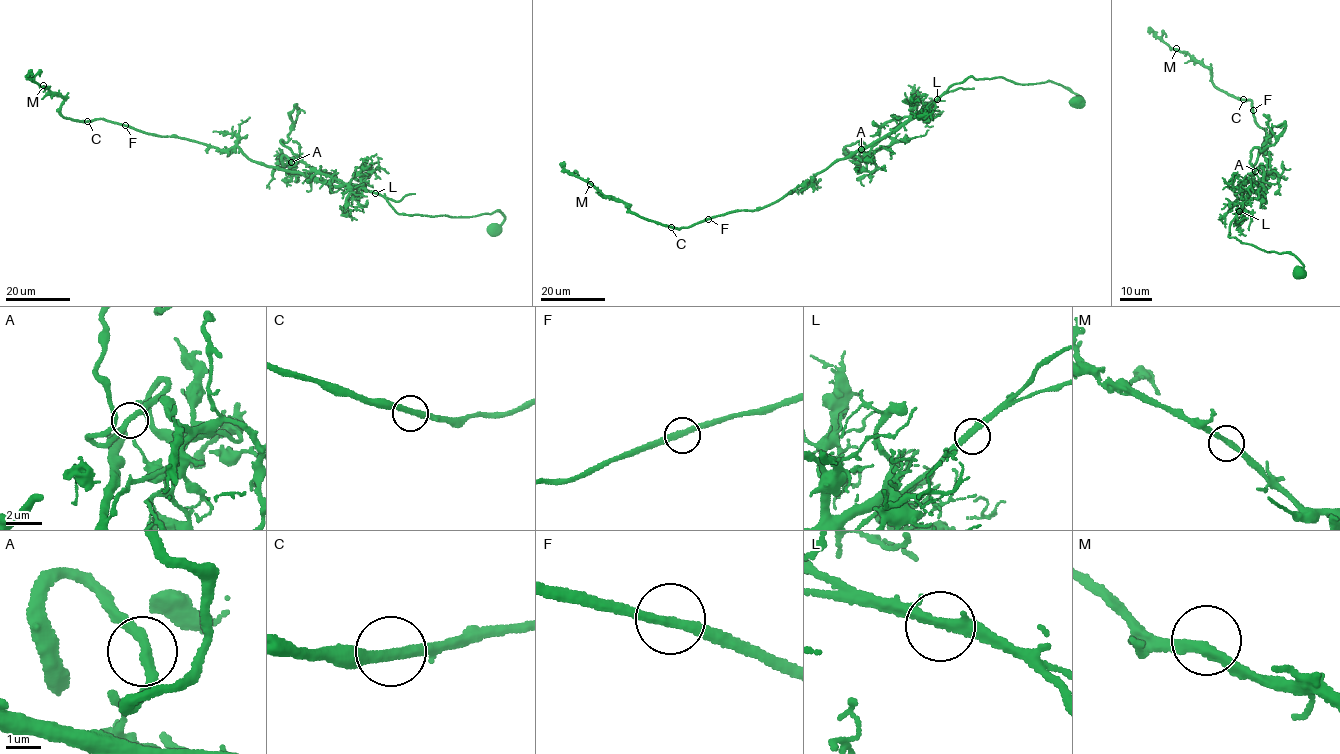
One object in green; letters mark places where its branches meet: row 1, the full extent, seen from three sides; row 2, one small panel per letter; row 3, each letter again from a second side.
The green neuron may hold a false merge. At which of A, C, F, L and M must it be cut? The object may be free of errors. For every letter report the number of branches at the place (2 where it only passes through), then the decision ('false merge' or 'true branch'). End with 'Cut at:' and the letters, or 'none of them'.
A: 2 | true branch
C: 2 | true branch
F: 2 | true branch
L: 2 | false merge
M: 2 | true branch
Cut at: L

